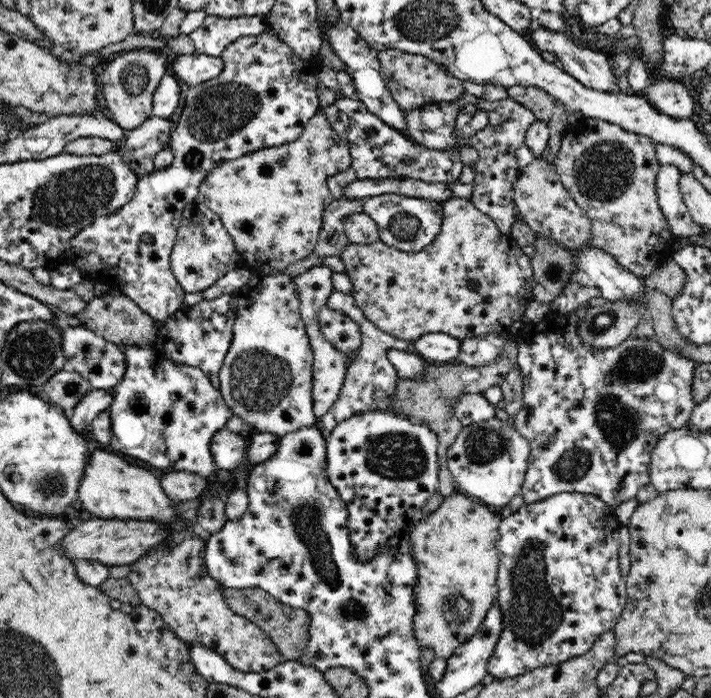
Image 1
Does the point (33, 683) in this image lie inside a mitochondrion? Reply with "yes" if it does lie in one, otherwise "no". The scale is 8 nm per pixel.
yes

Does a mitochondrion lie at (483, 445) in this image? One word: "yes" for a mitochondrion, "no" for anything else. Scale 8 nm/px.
yes

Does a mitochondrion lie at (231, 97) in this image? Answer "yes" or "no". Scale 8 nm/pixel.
yes

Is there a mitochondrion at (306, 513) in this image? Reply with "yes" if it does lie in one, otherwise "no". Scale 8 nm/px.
yes

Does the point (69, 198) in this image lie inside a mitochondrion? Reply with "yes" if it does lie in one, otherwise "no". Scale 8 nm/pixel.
yes

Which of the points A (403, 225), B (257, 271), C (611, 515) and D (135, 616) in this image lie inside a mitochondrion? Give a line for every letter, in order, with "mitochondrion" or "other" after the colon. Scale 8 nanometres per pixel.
A: mitochondrion
B: other
C: other
D: other

